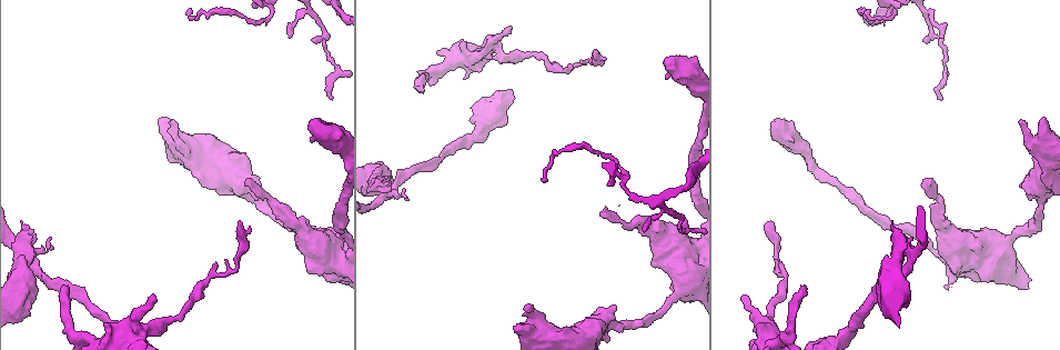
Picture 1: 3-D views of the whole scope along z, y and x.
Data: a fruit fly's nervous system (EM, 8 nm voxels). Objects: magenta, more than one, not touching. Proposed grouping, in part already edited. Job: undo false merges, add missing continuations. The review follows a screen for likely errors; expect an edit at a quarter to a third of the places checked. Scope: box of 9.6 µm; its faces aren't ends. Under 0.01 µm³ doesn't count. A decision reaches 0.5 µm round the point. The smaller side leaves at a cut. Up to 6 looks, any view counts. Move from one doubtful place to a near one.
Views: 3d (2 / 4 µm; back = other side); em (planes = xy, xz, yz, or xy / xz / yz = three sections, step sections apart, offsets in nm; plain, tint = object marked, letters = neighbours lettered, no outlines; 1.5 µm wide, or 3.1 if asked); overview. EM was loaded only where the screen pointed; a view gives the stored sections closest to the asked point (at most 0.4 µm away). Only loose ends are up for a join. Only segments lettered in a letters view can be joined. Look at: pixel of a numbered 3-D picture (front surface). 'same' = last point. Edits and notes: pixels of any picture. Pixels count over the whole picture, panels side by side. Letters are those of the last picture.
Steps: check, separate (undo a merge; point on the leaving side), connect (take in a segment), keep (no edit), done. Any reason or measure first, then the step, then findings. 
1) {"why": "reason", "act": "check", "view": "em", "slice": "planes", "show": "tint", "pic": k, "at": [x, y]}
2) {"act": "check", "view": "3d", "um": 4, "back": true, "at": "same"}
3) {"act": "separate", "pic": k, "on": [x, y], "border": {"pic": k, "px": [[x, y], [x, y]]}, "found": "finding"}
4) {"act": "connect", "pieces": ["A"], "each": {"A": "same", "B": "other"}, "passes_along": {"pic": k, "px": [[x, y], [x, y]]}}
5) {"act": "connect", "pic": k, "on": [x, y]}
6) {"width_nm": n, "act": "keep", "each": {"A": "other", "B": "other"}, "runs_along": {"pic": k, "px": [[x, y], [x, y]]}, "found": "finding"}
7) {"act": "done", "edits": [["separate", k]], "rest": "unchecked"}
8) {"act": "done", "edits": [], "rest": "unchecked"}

{"why": "branch stops here", "act": "check", "view": "em", "slice": "planes", "show": "letters", "pic": 1, "at": [68, 287]}

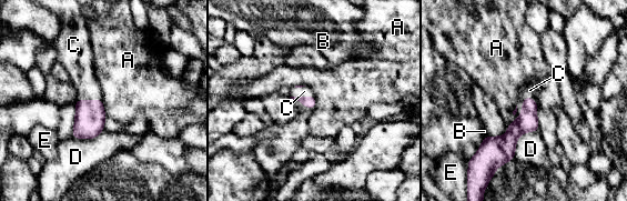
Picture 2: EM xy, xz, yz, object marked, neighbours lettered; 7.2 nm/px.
{"longest_contact_nm": ["D", 280], "act": "connect", "pieces": ["C"], "each": {"A": "other", "B": "other", "C": "same", "D": "other", "E": "other"}, "passes_along": {"pic": 2, "px": [[527, 122], [523, 103], [529, 90]]}, "found": "the cell continues"}

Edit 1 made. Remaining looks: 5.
{"act": "check", "view": "overview"}

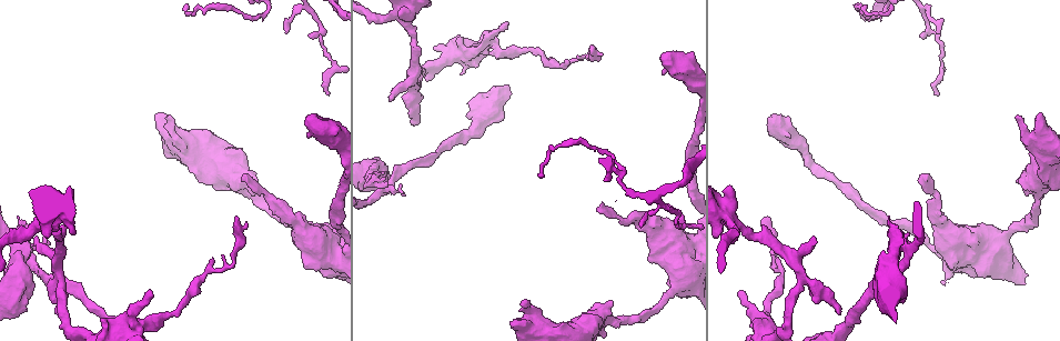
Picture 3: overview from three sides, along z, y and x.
{"why": "free end", "act": "check", "view": "em", "slice": "planes", "show": "letters", "pic": 3, "at": [610, 301]}

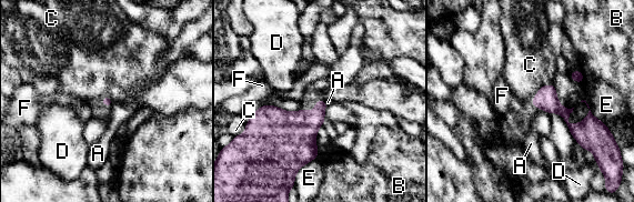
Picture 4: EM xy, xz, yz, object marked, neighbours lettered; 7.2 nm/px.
{"act": "keep", "each": {"A": "other", "B": "other", "C": "other", "D": "other", "E": "other", "F": "other"}, "border": {"pic": 4, "px": [[552, 82], [542, 86], [535, 91]]}, "found": "none of them fits"}

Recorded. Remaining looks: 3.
{"why": "calibre changes", "act": "check", "view": "3d", "um": 4, "pic": 3, "at": [677, 285]}

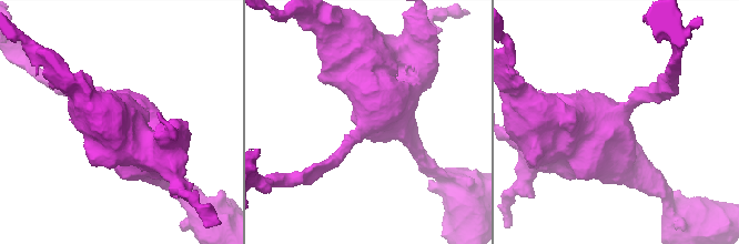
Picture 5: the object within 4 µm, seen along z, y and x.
{"why": "now the EM", "act": "check", "view": "em", "slice": "xz", "step": 8, "show": "tint", "pic": 5, "at": [369, 120]}

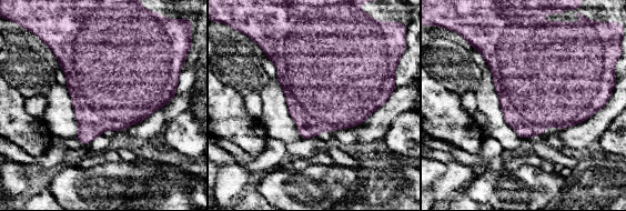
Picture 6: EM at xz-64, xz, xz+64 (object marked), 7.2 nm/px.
{"act": "check", "view": "em", "slice": "planes", "show": "letters", "at": "same"}

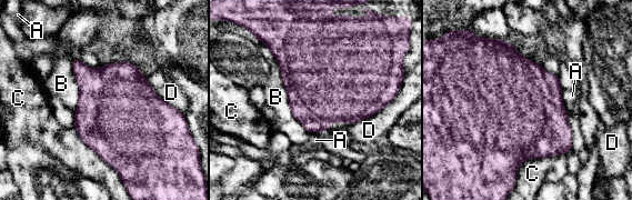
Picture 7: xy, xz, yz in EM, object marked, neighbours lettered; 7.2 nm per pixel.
{"width_nm": 550, "act": "keep", "each": {"A": "other", "B": "other", "C": "other", "D": "other"}, "border": {"pic": 7, "px": [[277, 60], [290, 111], [310, 132]]}, "found": "all the same cell"}

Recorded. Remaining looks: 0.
{"act": "done", "edits": [["connect", 2]], "rest": "unchecked"}

